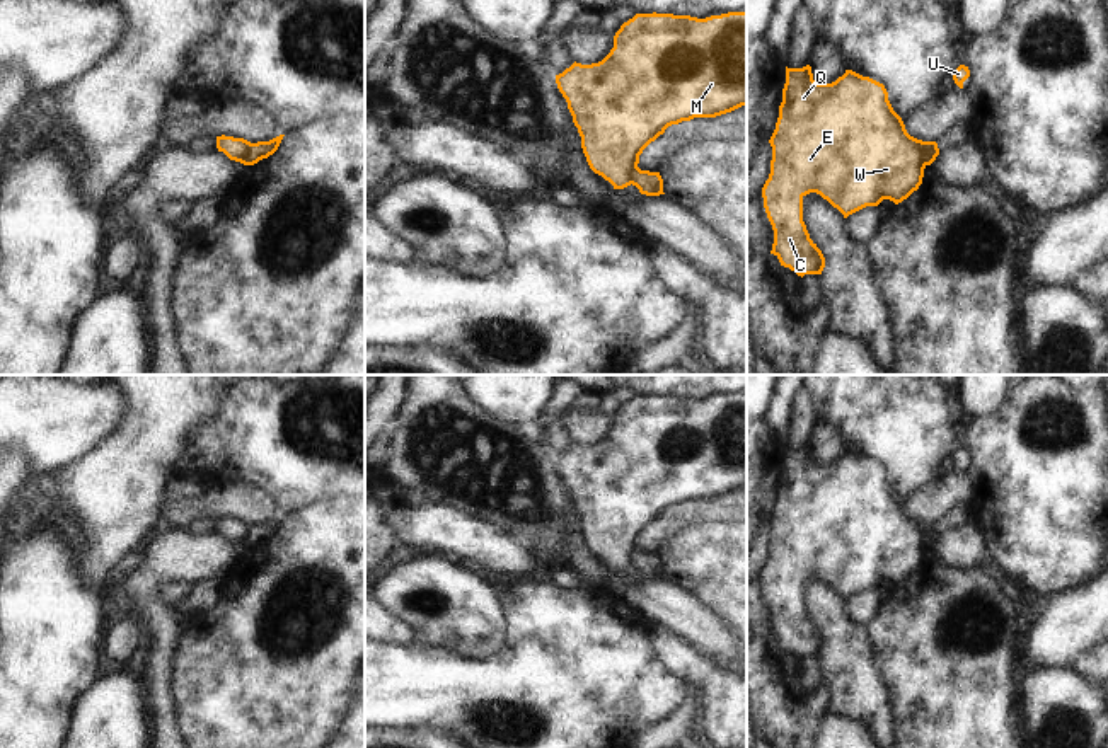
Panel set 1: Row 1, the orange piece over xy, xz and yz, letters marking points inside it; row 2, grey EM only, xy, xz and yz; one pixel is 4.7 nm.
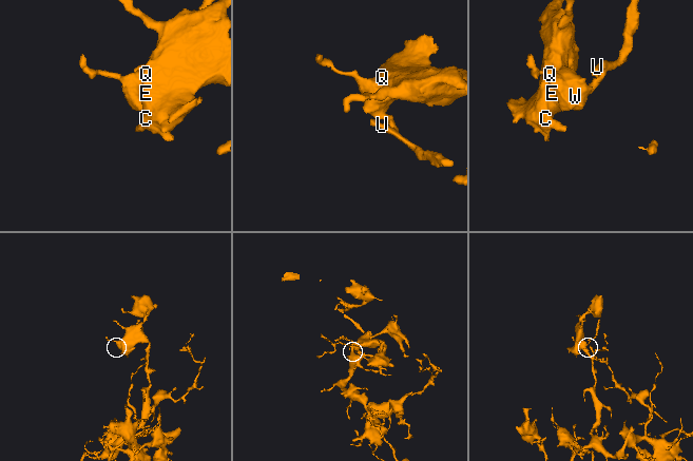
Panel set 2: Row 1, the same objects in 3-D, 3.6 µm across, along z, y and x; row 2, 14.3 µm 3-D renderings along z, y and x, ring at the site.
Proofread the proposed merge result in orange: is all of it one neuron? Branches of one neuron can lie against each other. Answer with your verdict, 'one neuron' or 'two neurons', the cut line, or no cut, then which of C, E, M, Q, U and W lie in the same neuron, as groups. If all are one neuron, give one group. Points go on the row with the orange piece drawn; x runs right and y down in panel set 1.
two neurons; cut yz (936, 147), (926, 150), (924, 164); groups C E M Q W / U

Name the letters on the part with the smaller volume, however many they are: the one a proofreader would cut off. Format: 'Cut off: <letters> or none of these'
Cut off: U

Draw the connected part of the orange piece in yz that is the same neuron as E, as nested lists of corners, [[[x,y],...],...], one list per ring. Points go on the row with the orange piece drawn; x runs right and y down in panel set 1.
[[[810,65],[786,66],[779,118],[769,143],[770,174],[762,187],[762,198],[774,230],[770,254],[801,278],[822,274],[825,268],[825,257],[803,222],[806,194],[820,194],[844,218],[866,206],[878,206],[883,199],[898,204],[922,184],[926,150],[938,148],[936,141],[922,141],[907,133],[883,83],[852,70],[845,70],[832,83],[817,83]]]

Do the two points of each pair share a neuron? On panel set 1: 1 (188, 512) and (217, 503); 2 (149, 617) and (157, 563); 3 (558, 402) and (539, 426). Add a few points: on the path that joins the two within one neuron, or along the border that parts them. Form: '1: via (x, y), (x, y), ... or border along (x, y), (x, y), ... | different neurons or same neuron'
1: via (195, 510), (210, 505) | same neuron
2: via (149, 604), (149, 576) | same neuron
3: via (558, 408), (544, 421) | same neuron

